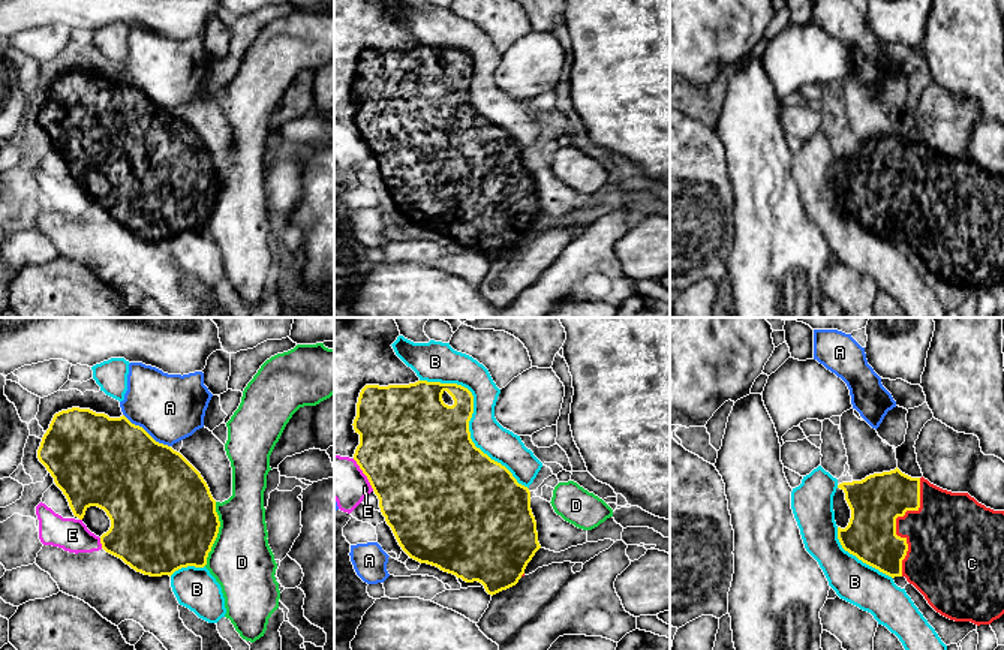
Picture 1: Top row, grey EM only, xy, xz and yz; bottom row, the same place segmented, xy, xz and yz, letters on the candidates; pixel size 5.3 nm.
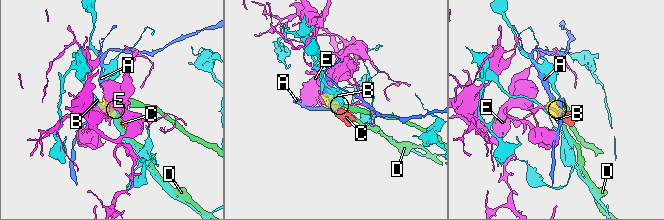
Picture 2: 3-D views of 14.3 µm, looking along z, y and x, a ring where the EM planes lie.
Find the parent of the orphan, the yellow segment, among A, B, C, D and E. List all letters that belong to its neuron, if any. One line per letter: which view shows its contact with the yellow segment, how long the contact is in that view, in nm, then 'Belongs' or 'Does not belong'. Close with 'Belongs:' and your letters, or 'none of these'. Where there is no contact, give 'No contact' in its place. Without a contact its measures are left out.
A: Touches yellow in xy. Shared border 320 nm. Does not belong
B: Touches yellow in xz. Shared border 850 nm. Does not belong
C: Touches yellow in yz. Shared border 550 nm. Belongs
D: Touches yellow in xy. Shared border 360 nm. Does not belong
E: Touches yellow in xz. Shared border 200 nm. Does not belong
Belongs: C

